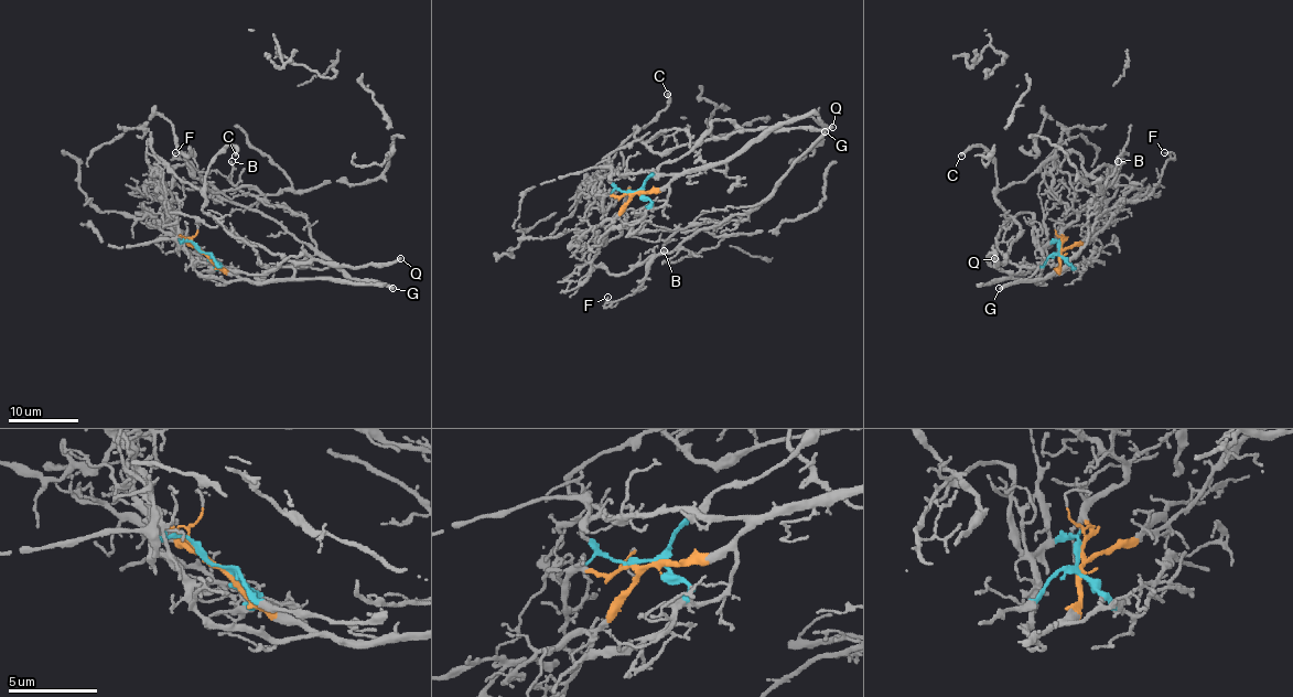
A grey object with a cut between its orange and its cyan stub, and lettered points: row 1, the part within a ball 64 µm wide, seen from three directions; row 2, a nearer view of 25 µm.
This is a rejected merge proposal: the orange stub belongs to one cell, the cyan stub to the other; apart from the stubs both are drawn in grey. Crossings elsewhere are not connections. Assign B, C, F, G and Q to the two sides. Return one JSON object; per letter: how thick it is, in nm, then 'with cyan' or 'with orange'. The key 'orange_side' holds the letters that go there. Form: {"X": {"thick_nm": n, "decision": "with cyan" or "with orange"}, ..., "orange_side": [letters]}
{"B": {"thick_nm": 140, "decision": "with orange"}, "C": {"thick_nm": 240, "decision": "with cyan"}, "F": {"thick_nm": 130, "decision": "with orange"}, "G": {"thick_nm": 280, "decision": "with orange"}, "Q": {"thick_nm": 240, "decision": "with cyan"}, "orange_side": ["B", "F", "G"]}

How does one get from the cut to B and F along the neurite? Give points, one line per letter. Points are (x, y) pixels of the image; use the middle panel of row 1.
B: (635, 192), (586, 276), (596, 267), (626, 274), (732, 214), (749, 216), (677, 231), (663, 252)
F: (635, 192), (586, 276), (596, 267), (626, 274), (649, 256), (647, 276), (632, 295), (605, 301), (607, 297)

